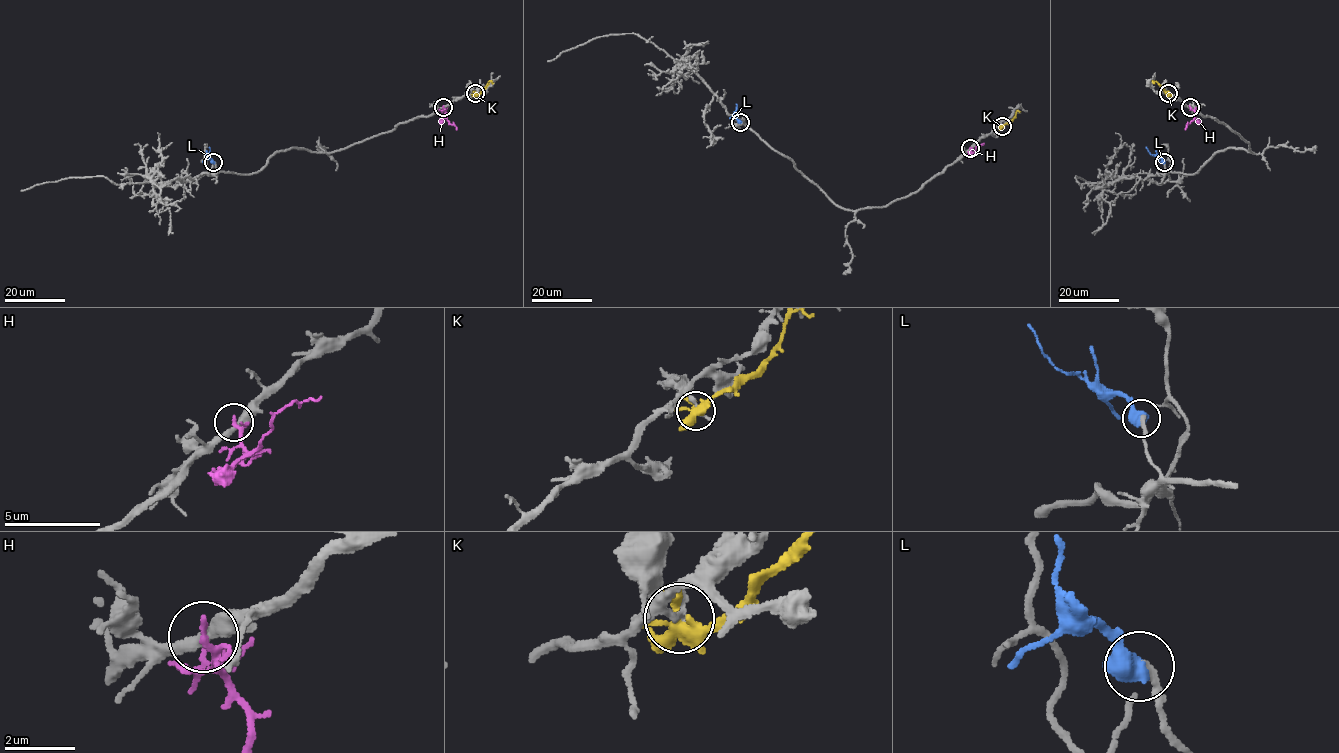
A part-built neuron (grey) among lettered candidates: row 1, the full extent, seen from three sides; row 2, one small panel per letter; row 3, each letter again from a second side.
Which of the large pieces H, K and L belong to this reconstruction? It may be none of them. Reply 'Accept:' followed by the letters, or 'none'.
Accept: L

